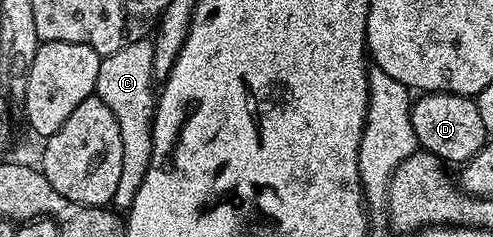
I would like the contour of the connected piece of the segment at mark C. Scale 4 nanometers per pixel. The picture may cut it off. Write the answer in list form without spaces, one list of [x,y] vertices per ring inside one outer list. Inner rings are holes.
[[[146,38],[115,50],[115,54],[104,57],[99,66],[99,78],[95,95],[115,114],[119,122],[119,134],[123,138],[123,174],[119,174],[119,186],[113,195],[112,207],[127,210],[143,186],[147,166],[153,149],[153,114],[155,111],[155,84],[153,88],[153,41]]]

